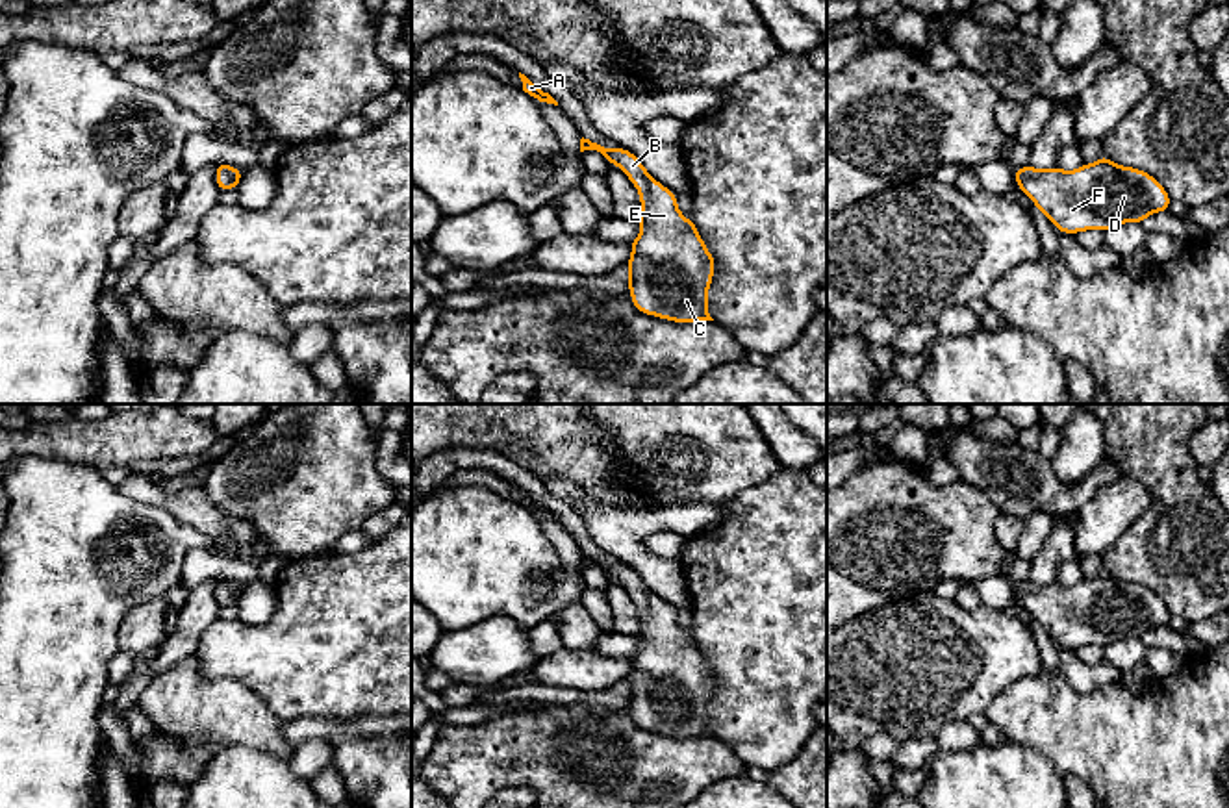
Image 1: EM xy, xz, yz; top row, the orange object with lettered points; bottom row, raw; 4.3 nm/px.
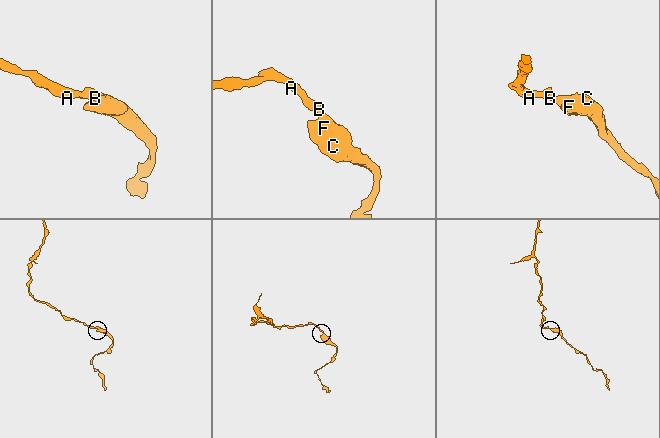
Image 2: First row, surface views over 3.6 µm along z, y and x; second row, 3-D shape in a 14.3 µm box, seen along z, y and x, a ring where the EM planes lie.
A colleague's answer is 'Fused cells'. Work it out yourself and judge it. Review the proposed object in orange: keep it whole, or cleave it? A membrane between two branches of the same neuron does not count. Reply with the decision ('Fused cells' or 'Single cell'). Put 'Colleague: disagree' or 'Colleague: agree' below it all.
Single cell
Colleague: disagree

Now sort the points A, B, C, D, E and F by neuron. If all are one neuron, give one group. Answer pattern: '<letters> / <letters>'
A B C D E F

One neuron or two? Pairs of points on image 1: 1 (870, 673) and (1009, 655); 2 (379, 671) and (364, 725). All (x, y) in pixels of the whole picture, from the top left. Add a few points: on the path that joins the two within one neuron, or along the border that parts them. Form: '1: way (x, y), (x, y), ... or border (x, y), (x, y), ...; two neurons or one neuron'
1: way (905, 668), (918, 662), (955, 662), (974, 655); one neuron
2: border (392, 712), (325, 719); two neurons

